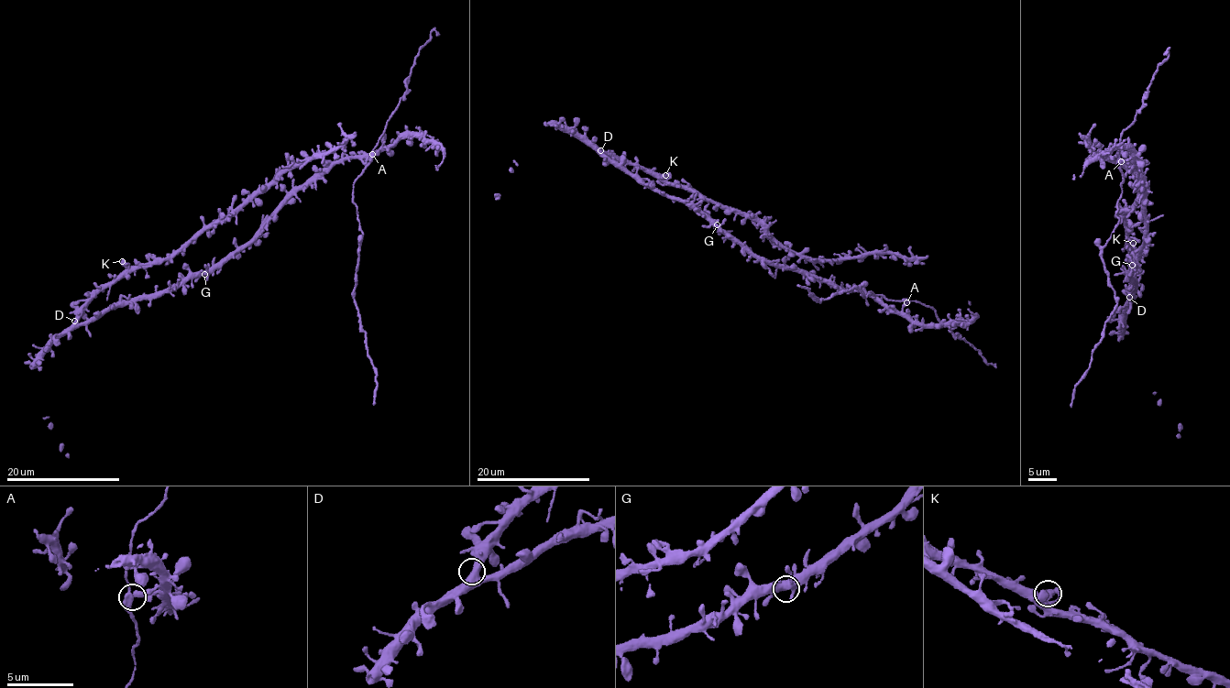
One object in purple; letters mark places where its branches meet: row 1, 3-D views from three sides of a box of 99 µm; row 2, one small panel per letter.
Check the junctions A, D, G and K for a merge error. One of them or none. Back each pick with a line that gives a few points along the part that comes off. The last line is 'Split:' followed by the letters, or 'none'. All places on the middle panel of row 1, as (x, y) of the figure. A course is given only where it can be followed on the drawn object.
Split: none

